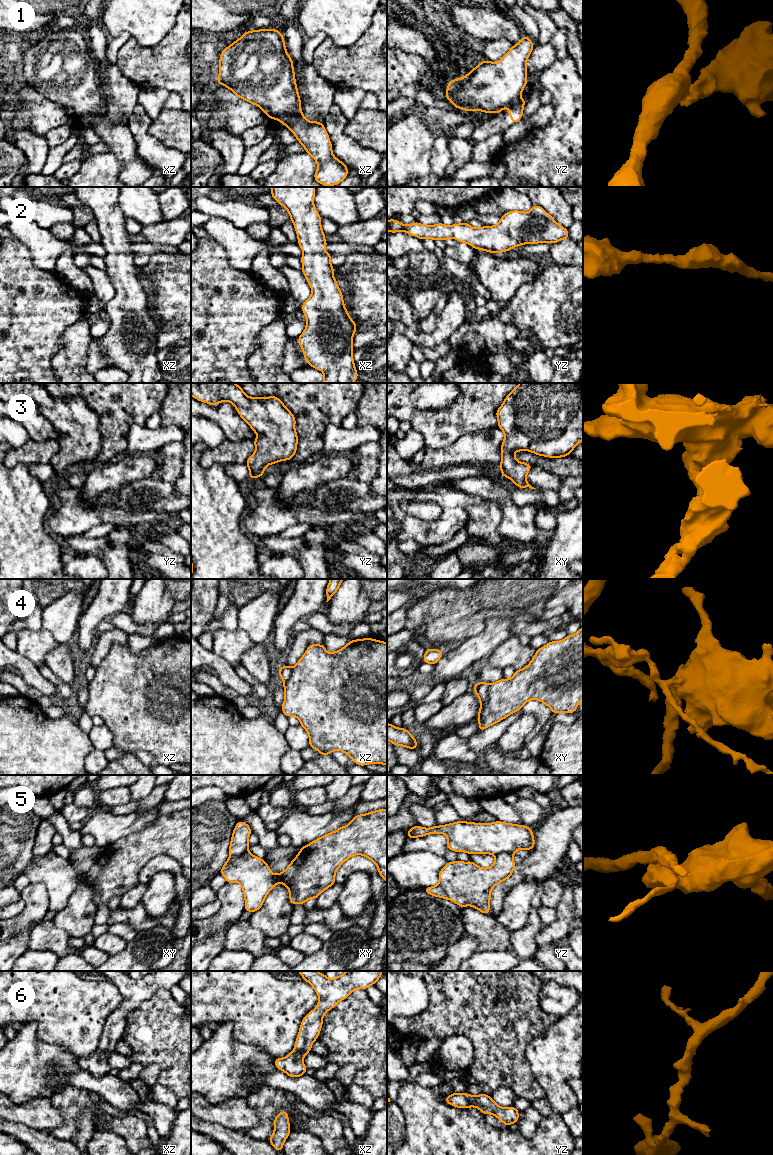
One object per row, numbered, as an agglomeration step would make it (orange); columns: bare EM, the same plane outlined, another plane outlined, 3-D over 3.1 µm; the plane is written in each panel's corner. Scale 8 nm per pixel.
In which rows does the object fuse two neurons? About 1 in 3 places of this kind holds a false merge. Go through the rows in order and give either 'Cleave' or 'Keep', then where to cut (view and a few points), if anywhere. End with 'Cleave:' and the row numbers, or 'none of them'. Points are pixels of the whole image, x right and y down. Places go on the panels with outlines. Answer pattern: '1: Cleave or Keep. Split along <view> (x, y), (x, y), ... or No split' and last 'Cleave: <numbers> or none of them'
1: Cleave. Split along xz (300, 111), (293, 114), (284, 124)
2: Keep. No split
3: Keep. No split
4: Cleave. Split along xy (490, 684), (488, 699), (481, 704)
5: Cleave. Split along xy (247, 850), (230, 856)
6: Keep. No split
Cleave: 1, 4, 5

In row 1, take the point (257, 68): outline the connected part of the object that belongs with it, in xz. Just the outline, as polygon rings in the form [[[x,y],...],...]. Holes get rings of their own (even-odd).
[[[276,29],[246,31],[226,47],[220,54],[216,82],[229,88],[237,97],[259,106],[270,119],[281,124],[301,112],[293,60],[286,51],[282,33]]]

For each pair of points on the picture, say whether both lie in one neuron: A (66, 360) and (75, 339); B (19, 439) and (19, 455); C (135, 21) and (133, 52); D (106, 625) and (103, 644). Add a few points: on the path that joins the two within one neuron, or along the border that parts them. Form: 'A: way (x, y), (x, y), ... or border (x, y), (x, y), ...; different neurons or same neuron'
A: way (71, 355), (74, 352), (74, 344); same neuron
B: border (29, 438), (21, 446), (10, 448); different neurons
C: border (131, 36), (144, 47), (152, 47), (157, 44); different neurons
D: border (114, 628), (105, 631), (95, 640); different neurons

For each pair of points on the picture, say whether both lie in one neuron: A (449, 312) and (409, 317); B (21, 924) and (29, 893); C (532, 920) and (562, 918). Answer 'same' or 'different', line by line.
A: different
B: same
C: different

